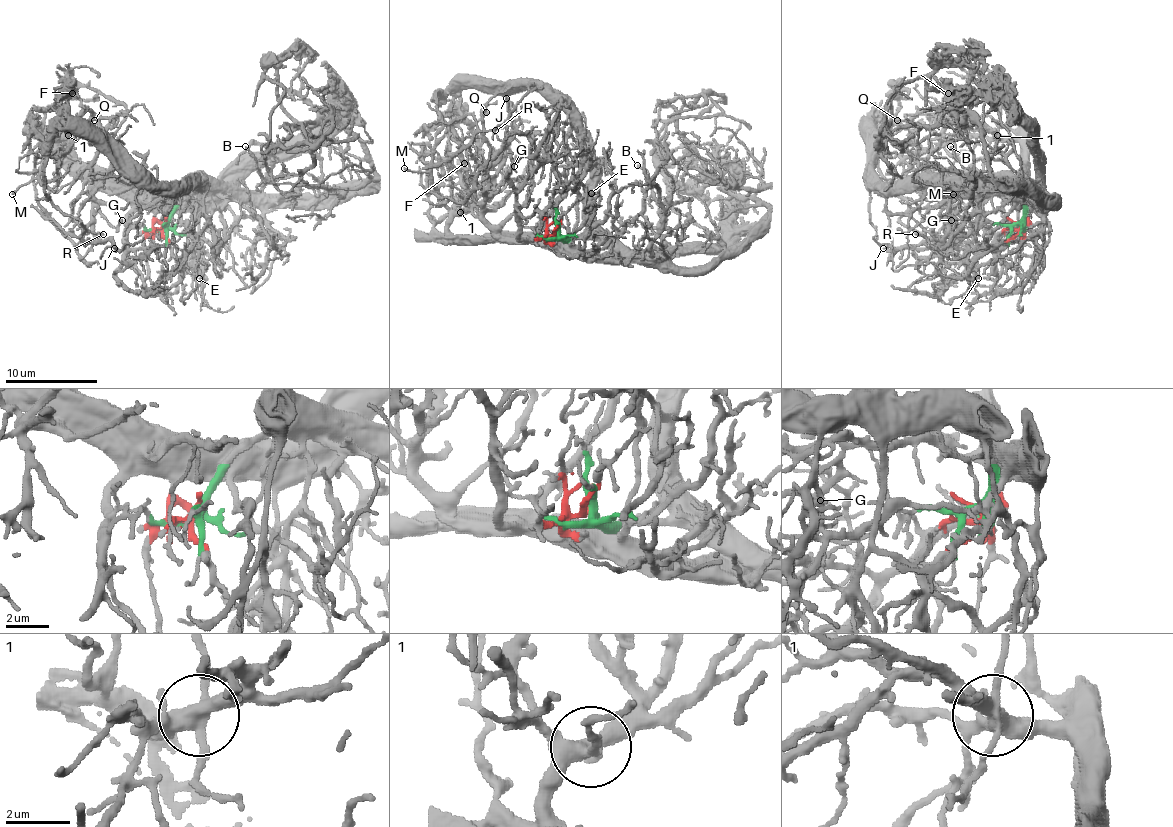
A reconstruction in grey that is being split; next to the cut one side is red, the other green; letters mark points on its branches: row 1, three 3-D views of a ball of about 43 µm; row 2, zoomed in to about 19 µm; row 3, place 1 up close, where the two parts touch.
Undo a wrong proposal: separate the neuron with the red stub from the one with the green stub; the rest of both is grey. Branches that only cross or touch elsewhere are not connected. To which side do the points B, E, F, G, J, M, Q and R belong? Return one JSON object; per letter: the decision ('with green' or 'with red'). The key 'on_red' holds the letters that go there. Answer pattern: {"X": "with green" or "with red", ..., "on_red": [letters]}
{"B": "with green", "E": "with green", "F": "with red", "G": "with red", "J": "with red", "M": "with red", "Q": "with red", "R": "with green", "on_red": ["F", "G", "J", "M", "Q"]}

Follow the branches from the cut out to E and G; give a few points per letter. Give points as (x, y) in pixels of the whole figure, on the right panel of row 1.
E: (1019, 224), (1023, 215), (1023, 194), (1016, 187), (989, 187), (979, 197), (975, 238), (993, 254), (977, 277)
G: (1019, 224), (1021, 229), (1028, 213), (1028, 199), (1019, 190), (1000, 190), (966, 227), (952, 220)

